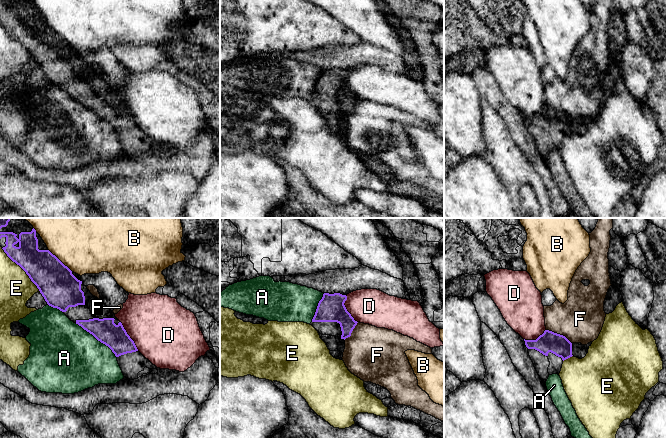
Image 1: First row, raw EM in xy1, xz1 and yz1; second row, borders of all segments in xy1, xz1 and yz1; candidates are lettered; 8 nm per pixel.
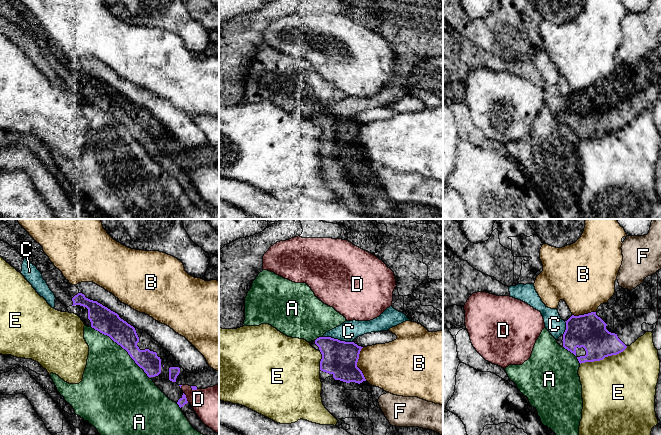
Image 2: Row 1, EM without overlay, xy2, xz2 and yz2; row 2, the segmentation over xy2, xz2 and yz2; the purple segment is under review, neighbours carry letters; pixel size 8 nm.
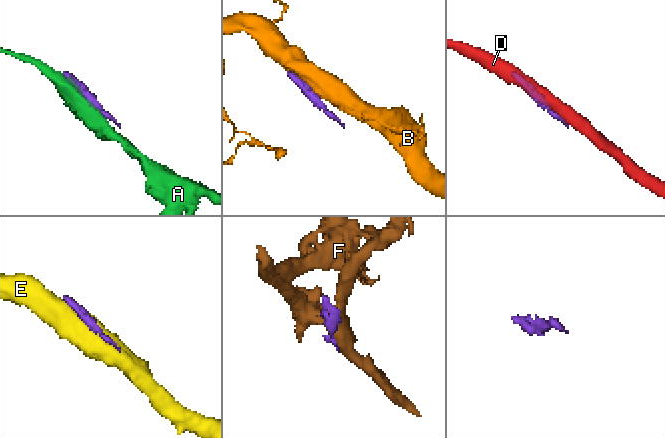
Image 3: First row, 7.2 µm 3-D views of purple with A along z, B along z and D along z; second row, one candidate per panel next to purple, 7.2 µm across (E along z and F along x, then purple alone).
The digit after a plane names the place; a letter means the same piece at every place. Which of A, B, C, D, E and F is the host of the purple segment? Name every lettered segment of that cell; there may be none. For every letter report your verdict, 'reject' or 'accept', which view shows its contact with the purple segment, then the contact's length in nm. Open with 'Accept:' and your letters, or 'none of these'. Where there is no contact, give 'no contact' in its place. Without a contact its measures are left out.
Accept: none of these
A: reject; contact in xy2; length 650 nm
B: reject; contact in xz2; length 280 nm
C: reject; contact in xz2; length 260 nm
D: reject; contact in xy1; length 280 nm
E: reject; contact in yz2; length 420 nm
F: reject; contact in yz1; length 240 nm

